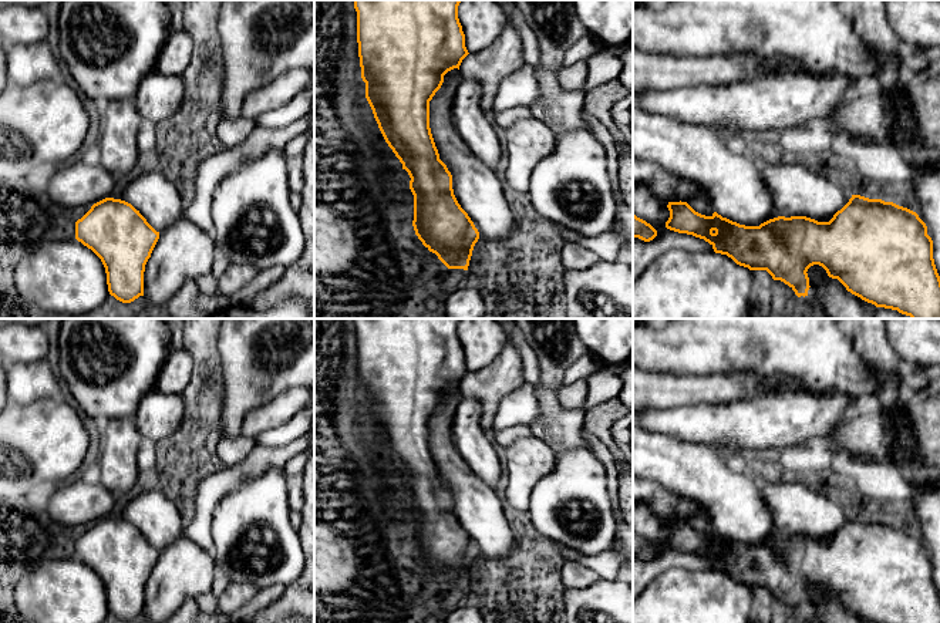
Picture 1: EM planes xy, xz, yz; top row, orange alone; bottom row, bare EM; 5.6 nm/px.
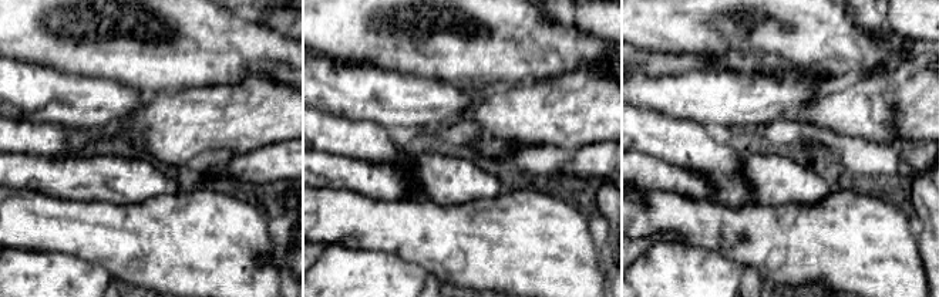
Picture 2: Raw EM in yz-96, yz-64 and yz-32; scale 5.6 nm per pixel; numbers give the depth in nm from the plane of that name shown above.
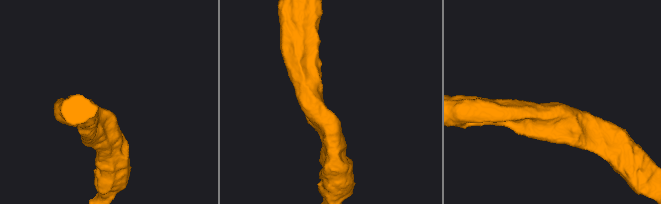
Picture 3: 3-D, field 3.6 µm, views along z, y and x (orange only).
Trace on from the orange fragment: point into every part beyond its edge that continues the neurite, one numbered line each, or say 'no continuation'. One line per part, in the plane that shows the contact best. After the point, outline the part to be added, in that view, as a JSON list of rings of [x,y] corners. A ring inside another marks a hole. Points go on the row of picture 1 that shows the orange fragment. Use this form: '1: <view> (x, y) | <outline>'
1: xz (479, 191) | [[[458,68],[444,75],[441,88],[429,101],[429,128],[439,159],[452,175],[458,203],[479,235],[496,242],[512,232],[513,209],[502,178],[472,154],[454,125],[451,108],[462,80]]]

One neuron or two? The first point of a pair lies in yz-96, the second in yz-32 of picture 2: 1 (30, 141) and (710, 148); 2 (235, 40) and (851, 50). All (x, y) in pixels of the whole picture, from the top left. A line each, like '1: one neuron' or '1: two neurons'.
1: one neuron
2: one neuron

